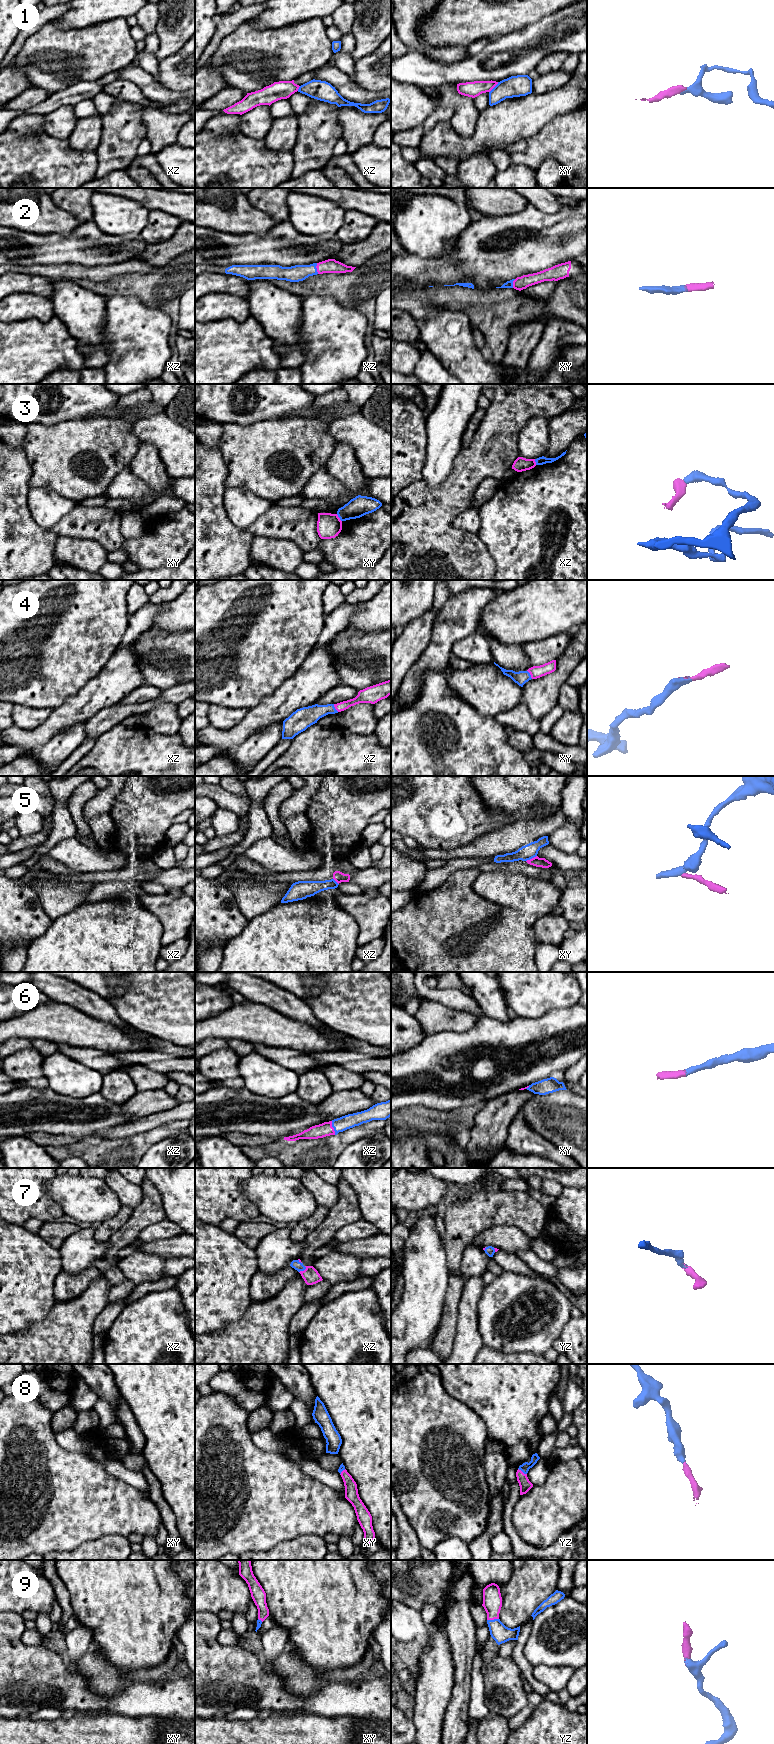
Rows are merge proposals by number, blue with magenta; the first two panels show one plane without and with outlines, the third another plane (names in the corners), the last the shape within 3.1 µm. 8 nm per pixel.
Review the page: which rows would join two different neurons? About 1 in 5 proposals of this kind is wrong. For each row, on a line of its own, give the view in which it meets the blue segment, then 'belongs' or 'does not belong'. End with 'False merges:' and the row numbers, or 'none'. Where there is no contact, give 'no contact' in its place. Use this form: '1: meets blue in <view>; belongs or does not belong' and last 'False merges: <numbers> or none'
1: meets blue in xy; does not belong
2: meets blue in xz; belongs
3: meets blue in xy; does not belong
4: meets blue in xy; belongs
5: meets blue in xy; does not belong
6: meets blue in xz; belongs
7: meets blue in xz; belongs
8: meets blue in yz; belongs
9: meets blue in yz; belongs
False merges: 1, 3, 5

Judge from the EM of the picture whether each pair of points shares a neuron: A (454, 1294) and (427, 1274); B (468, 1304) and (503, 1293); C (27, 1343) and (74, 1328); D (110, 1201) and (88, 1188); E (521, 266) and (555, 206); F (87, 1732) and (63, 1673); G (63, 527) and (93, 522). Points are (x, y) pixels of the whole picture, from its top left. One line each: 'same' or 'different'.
A: different
B: different
C: same
D: same
E: different
F: different
G: same

